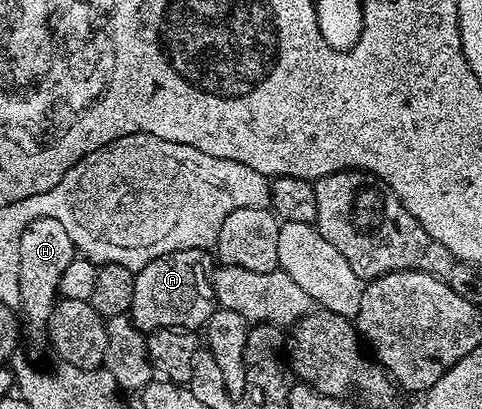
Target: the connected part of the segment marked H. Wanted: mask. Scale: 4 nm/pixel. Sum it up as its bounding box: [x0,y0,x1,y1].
[16,218,78,344]

